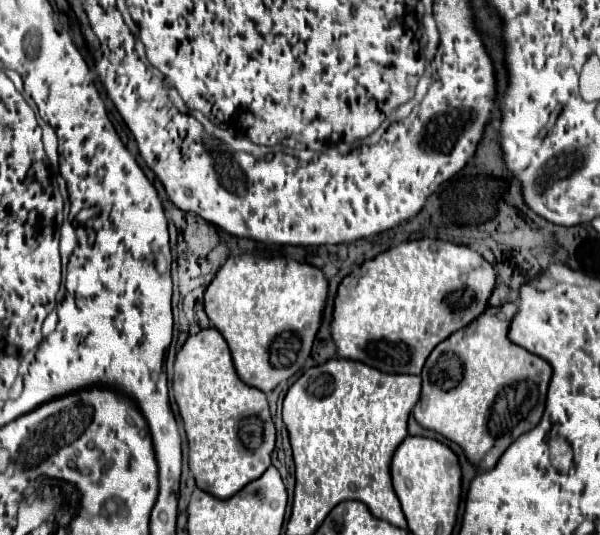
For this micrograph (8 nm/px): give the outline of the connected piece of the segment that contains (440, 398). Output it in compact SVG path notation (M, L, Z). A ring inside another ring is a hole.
M515 304L487 308L483 316L479 316L479 320L471 322L463 330L457 330L455 334L445 338L439 346L435 346L421 372L423 390L421 390L421 400L413 410L415 420L423 428L437 432L451 442L457 442L463 448L469 462L481 470L495 468L503 452L523 432L529 432L539 424L545 410L547 386L553 374L551 366L543 358L527 352L525 348L509 340L509 326L515 314L517 314Z

